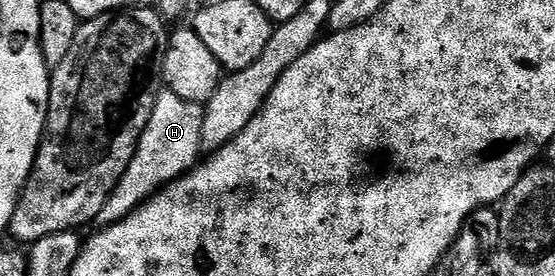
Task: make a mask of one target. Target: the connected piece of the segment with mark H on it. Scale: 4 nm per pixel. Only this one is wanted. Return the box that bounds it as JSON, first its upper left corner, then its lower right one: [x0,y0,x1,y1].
[97,88,204,227]

